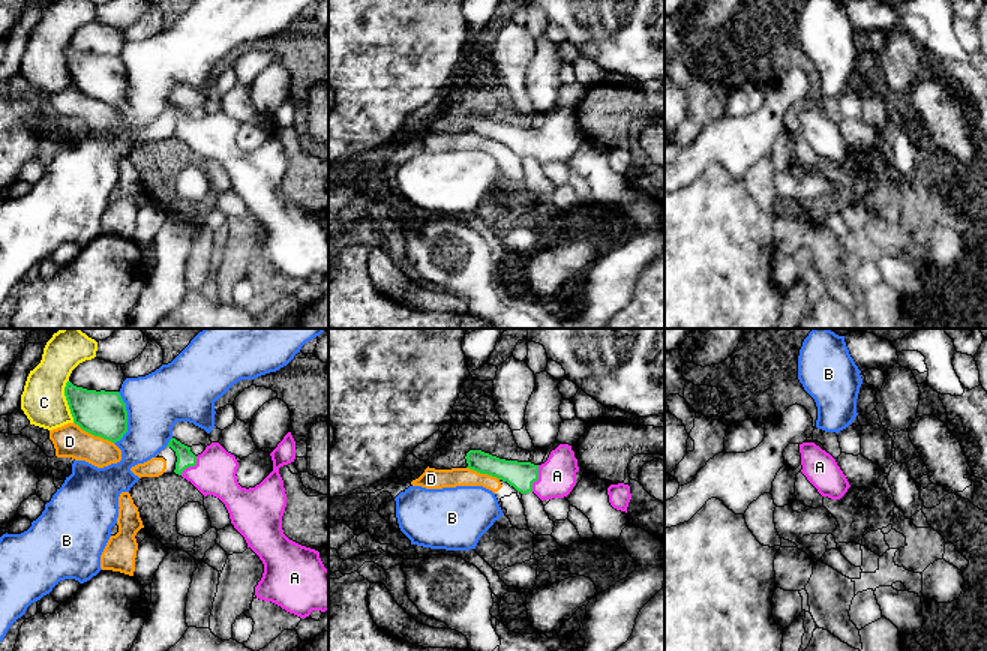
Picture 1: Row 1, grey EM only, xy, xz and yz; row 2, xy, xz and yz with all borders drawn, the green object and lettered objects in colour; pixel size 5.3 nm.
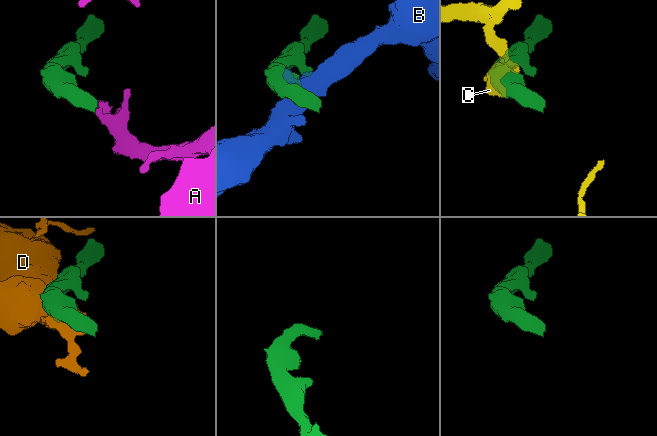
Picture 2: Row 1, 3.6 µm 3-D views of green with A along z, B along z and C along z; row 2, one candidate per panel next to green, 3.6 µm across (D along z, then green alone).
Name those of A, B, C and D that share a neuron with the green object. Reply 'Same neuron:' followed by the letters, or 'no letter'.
Same neuron: A

